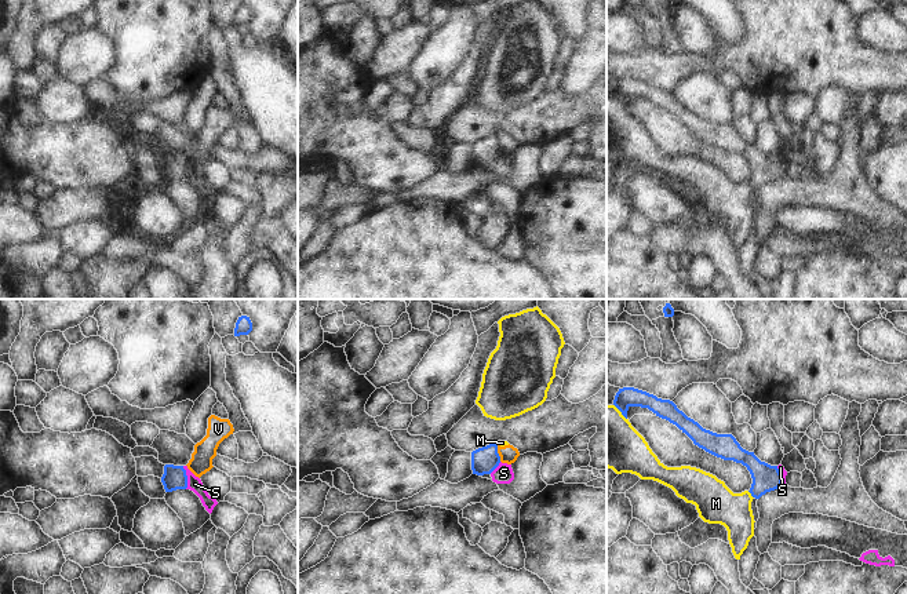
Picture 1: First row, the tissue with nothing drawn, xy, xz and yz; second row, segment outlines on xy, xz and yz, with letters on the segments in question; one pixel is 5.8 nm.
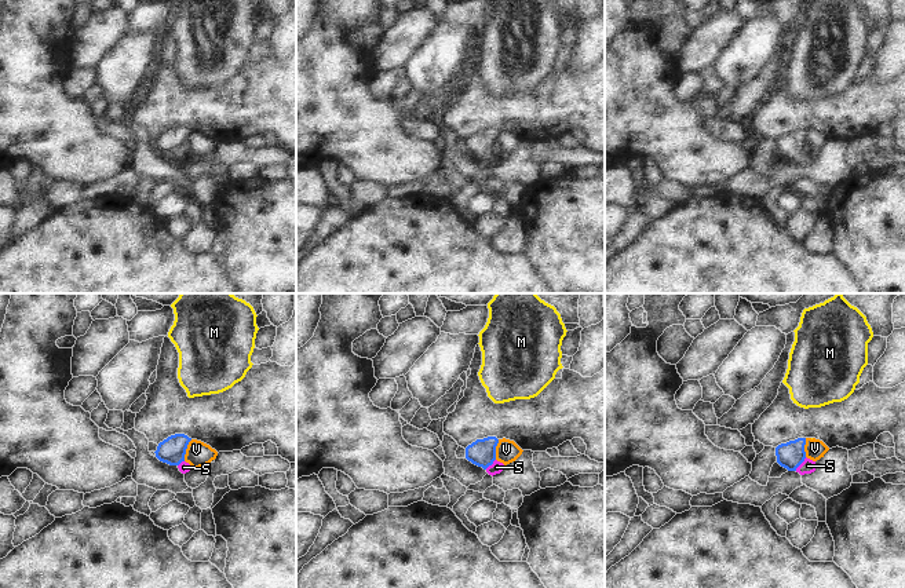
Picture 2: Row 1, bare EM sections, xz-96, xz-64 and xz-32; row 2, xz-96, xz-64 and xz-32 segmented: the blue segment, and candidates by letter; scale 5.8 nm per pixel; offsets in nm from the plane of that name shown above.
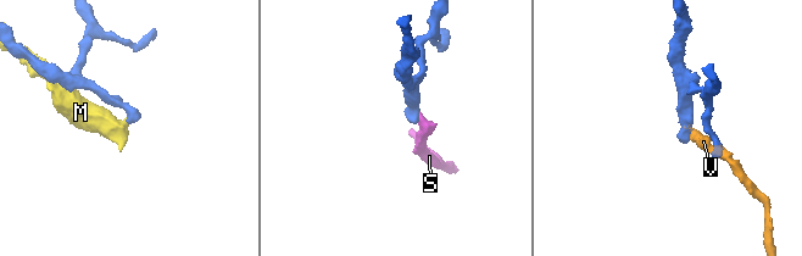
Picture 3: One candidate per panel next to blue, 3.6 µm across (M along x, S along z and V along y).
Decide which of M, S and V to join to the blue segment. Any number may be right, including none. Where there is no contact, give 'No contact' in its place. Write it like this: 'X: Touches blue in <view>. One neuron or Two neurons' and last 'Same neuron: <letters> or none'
M: Touches blue in yz. Two neurons
S: Touches blue in xy. One neuron
V: Touches blue in xz. Two neurons
Same neuron: S

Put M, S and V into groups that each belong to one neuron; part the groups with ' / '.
M V / S

